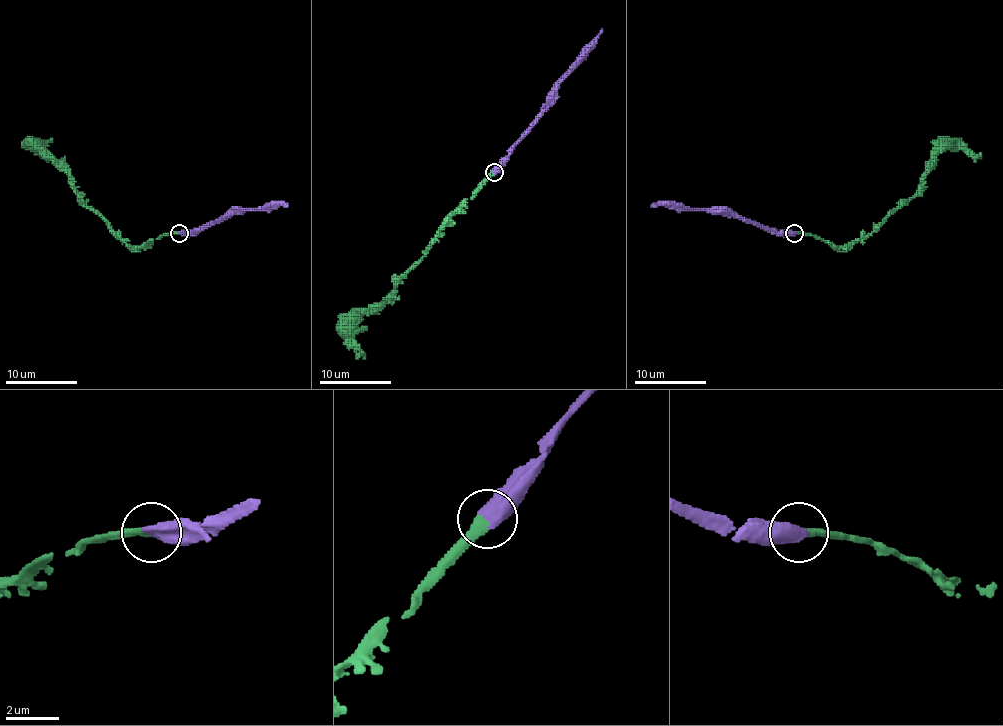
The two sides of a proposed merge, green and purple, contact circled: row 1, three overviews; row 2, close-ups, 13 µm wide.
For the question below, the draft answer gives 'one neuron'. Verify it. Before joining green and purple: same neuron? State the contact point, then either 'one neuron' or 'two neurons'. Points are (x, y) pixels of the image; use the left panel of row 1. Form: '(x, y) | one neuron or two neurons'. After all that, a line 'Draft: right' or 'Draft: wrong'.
(179, 233) | one neuron
Draft: right

